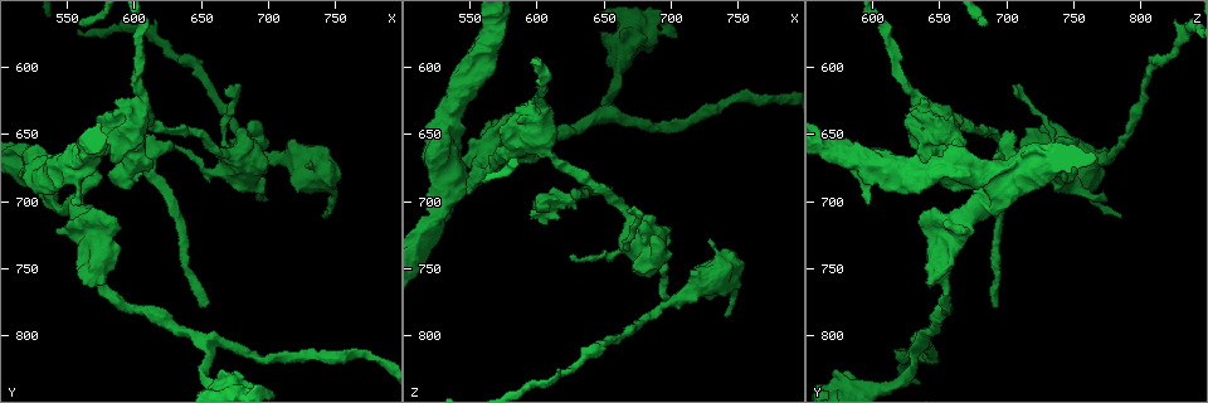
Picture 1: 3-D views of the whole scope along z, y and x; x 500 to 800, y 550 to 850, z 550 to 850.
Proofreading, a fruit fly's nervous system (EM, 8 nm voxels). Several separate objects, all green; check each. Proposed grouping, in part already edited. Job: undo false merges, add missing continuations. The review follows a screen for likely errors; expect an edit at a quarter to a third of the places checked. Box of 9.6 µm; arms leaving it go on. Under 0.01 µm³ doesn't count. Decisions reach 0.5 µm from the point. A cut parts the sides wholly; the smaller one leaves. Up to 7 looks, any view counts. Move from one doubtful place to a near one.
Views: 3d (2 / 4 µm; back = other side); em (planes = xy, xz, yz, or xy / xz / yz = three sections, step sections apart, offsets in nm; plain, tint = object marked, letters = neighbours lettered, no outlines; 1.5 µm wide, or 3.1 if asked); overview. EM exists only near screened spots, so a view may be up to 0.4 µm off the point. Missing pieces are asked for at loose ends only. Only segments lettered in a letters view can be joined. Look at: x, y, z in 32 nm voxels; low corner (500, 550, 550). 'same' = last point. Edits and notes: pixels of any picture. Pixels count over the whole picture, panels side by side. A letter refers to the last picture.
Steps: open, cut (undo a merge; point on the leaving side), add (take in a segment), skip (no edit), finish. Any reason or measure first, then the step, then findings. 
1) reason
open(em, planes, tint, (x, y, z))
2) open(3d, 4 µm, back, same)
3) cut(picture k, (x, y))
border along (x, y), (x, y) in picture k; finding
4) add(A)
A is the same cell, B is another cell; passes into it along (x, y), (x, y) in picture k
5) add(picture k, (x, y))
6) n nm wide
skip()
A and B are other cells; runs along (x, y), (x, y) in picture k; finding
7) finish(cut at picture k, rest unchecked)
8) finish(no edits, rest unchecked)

stops while still wide
open(3d, 4 µm, (586, 624, 640))

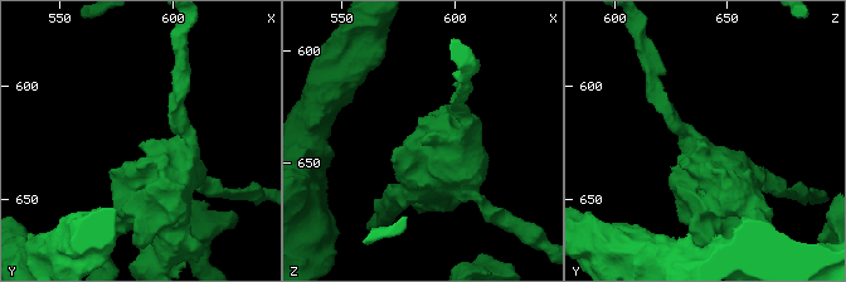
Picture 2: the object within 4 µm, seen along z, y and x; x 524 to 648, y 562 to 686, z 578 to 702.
open(em, xz, step 8, letters, (586, 627, 641))

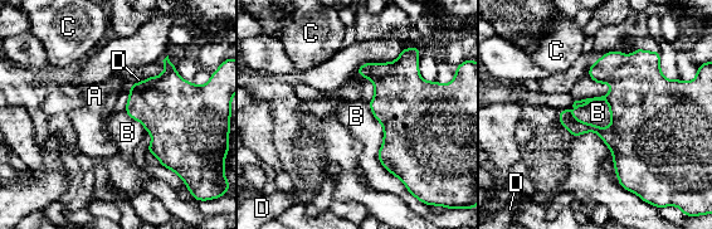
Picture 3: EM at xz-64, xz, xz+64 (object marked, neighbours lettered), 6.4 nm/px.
skip()
A, B, C and D are other cells; border along (571, 112), (585, 122), (611, 125) in picture 3; no lettered segment goes on from it

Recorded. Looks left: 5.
branch stops here
open(3d, 2 µm, back, (554, 702, 596))

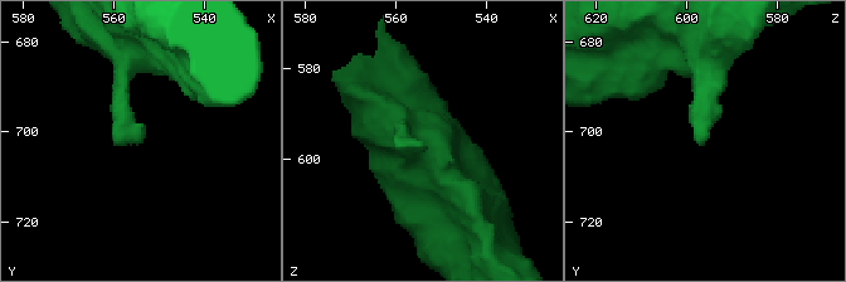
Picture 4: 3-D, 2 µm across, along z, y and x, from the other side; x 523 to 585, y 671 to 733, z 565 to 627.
now the EM
open(em, planes, letters, (555, 702, 597))

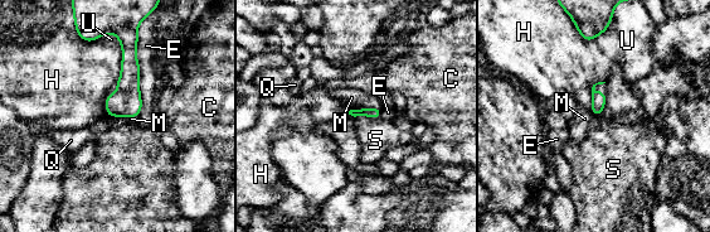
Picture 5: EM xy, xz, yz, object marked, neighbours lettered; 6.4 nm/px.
E touches over 550 nm
add(M)
M is the same cell, C, E, H, Q, S and U are other cells; passes into it along (369, 112), (364, 107), (355, 98) in picture 5; the neuron continues

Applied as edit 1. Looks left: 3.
finish(add at picture 5, rest unchecked)

